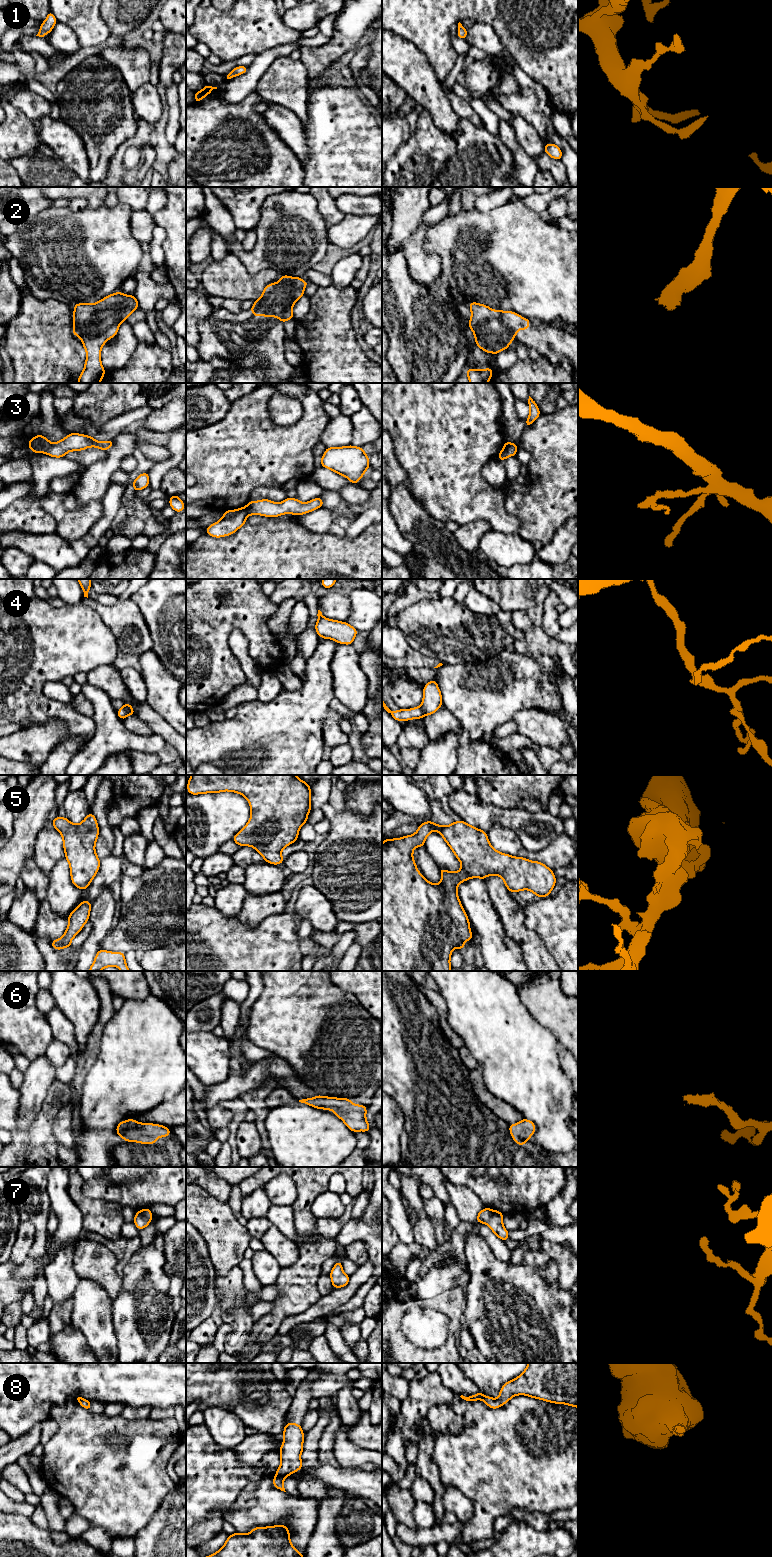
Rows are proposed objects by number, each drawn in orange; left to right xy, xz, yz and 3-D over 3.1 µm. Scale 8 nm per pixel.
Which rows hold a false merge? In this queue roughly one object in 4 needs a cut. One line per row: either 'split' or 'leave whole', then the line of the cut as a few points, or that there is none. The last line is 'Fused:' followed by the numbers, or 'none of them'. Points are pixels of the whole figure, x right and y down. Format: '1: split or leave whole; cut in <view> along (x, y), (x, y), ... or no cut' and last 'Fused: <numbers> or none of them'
1: leave whole; no cut
2: leave whole; no cut
3: leave whole; no cut
4: split; cut in yz along (420, 706), (425, 715)
5: leave whole; no cut
6: leave whole; no cut
7: leave whole; no cut
8: leave whole; no cut
Fused: 4

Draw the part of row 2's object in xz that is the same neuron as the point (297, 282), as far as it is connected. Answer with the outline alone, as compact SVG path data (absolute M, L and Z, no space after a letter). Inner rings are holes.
M282 275L281 279L268 284L261 297L254 301L249 309L253 317L261 314L263 317L277 317L281 322L293 318L292 308L296 301L304 295L304 288L309 282L303 281L300 277Z

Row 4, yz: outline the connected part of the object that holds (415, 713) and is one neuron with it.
M382 698L382 706L384 707L384 709L390 713L392 715L392 717L396 720L396 721L408 721L410 719L421 719L425 716L424 712L421 709L421 706L419 707L415 707L412 709L407 709L407 710L403 710L403 709L399 709L398 711L391 711L385 704L384 699Z

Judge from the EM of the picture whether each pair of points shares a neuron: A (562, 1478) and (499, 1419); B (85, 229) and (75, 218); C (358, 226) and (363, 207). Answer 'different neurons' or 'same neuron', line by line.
A: same neuron
B: same neuron
C: different neurons

